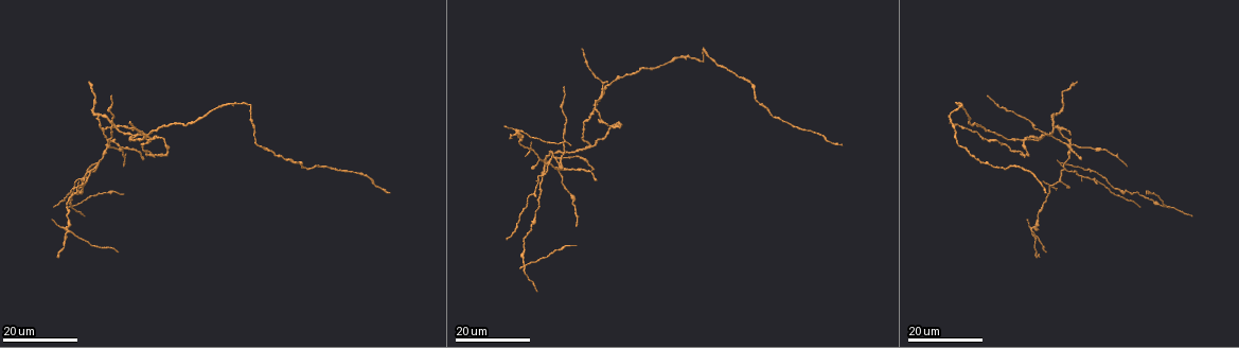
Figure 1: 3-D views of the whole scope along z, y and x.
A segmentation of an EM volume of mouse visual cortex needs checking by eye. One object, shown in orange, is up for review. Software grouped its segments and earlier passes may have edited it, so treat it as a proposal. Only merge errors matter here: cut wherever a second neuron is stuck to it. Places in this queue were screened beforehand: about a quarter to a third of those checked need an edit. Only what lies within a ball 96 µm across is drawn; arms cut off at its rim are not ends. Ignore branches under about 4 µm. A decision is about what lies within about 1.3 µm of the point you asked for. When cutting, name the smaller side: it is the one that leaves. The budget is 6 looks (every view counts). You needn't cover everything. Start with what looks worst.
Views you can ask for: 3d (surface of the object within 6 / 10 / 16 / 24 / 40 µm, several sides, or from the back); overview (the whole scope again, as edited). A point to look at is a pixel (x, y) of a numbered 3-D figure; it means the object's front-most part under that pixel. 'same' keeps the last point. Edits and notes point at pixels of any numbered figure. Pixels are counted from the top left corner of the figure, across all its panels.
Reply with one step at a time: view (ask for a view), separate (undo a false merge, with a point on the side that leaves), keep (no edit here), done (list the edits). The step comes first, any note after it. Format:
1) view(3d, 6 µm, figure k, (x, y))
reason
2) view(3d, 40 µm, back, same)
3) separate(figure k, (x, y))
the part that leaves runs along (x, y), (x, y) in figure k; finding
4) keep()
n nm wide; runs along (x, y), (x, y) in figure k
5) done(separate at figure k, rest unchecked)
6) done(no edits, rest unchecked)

view(3d, 24 µm, figure 1, (110, 141))
four-way junction

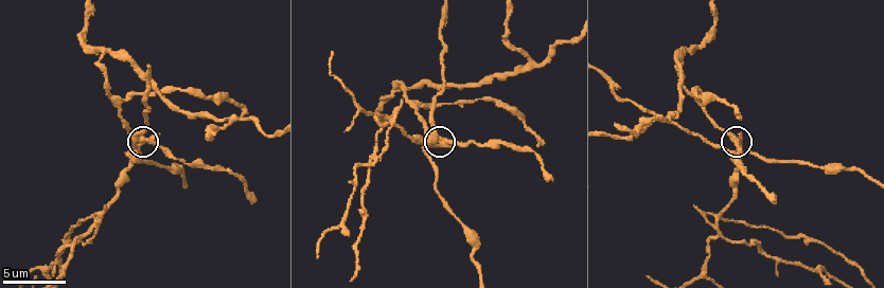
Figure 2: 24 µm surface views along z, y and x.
view(3d, 6 µm, figure 2, (741, 144))

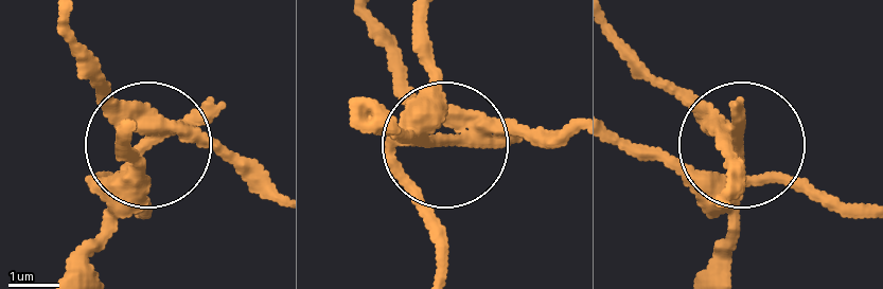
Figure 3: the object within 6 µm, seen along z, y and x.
view(3d, 6 µm, back, figure 3, (448, 140))

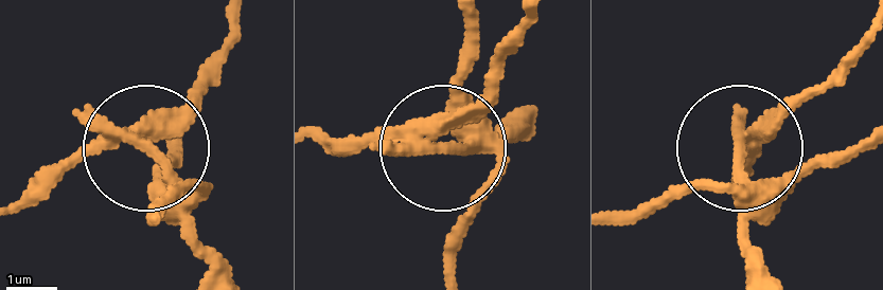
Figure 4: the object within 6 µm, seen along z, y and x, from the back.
separate(figure 4, (741, 185))
the part that leaves runs along (738, 139), (751, 277) in figure 4; a second neuron is stuck on

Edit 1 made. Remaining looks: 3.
view(3d, 10 µm, figure 2, (528, 69))
side arm on a straight run

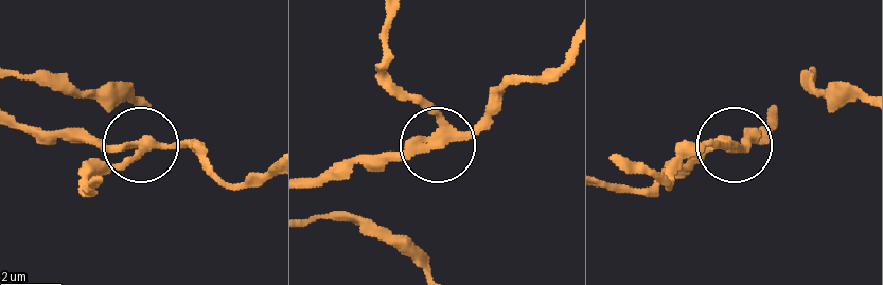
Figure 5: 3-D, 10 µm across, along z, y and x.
view(3d, 10 µm, back, figure 5, (434, 143))
other side

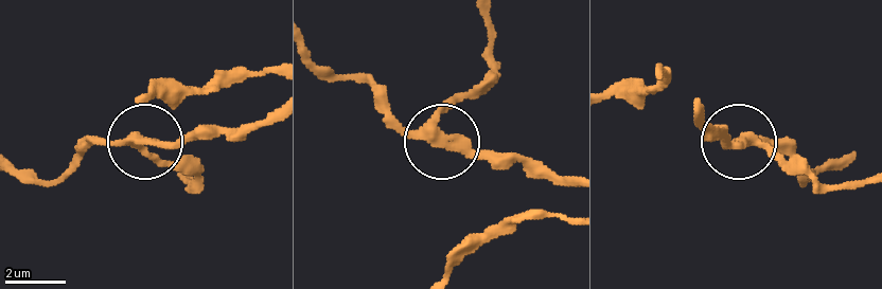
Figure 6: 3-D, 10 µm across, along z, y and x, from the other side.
keep()
side arm 36 µm; 3 arms; continuous, no second neuron

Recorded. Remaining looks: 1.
view(3d, 6 µm, figure 2, (486, 144))

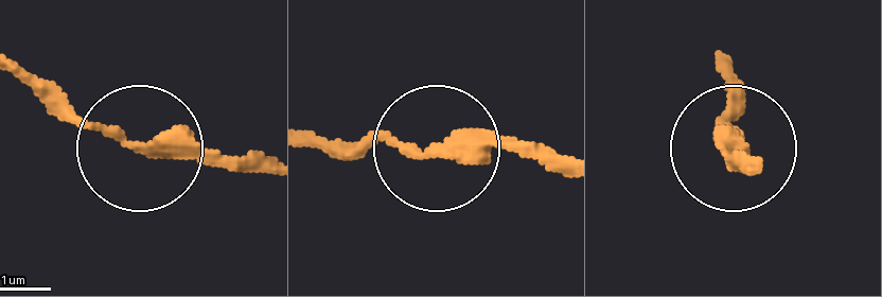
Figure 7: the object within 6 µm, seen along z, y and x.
keep()
3 arms; continuous, no second neuron

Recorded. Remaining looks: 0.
done(separate at figure 4, rest unchecked)

